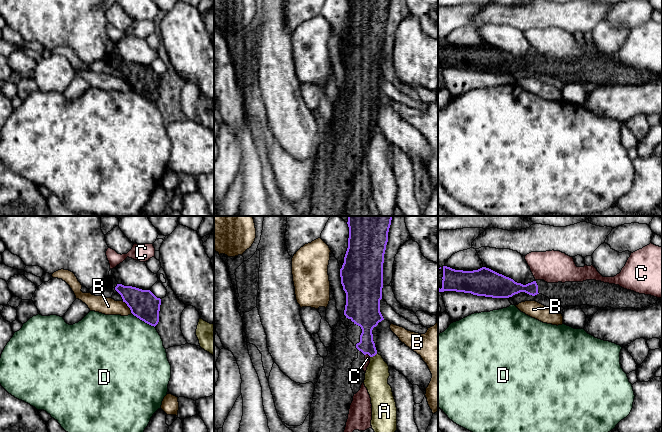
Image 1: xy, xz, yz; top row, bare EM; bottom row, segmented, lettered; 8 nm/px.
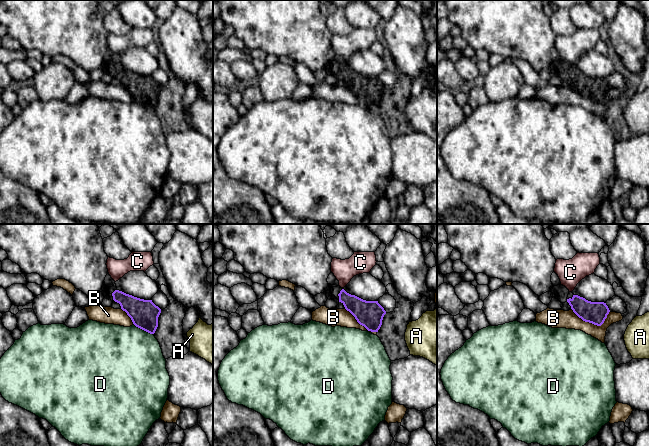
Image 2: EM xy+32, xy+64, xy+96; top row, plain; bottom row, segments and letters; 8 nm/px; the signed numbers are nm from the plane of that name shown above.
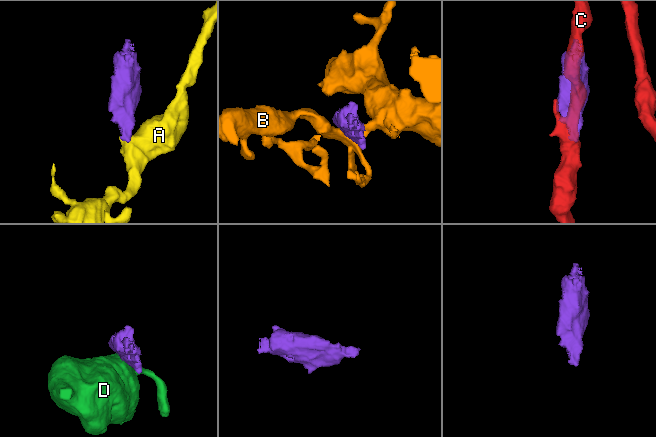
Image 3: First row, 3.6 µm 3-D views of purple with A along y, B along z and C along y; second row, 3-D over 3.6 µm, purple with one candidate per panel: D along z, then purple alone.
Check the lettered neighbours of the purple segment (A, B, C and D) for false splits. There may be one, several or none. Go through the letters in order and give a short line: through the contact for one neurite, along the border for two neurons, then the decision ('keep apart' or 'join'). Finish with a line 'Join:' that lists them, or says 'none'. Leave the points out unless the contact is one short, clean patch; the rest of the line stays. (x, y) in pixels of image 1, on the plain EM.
A: line xz (377, 129), (370, 133); keep apart
B: line xy (122, 77), (132, 89); keep apart
C: line xz (365, 130), (370, 132); keep apart
D: keep apart
Join: none

